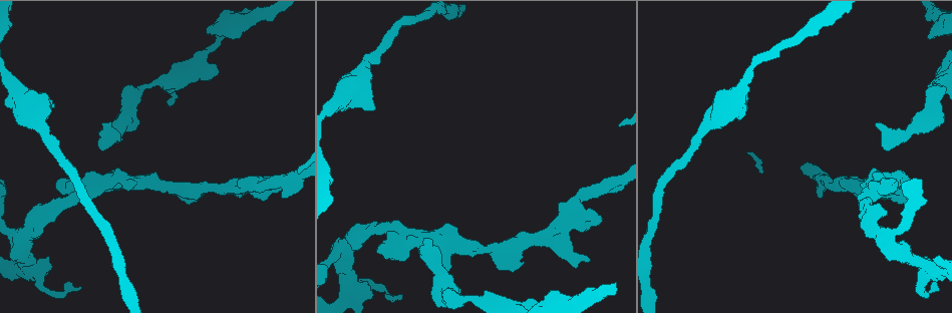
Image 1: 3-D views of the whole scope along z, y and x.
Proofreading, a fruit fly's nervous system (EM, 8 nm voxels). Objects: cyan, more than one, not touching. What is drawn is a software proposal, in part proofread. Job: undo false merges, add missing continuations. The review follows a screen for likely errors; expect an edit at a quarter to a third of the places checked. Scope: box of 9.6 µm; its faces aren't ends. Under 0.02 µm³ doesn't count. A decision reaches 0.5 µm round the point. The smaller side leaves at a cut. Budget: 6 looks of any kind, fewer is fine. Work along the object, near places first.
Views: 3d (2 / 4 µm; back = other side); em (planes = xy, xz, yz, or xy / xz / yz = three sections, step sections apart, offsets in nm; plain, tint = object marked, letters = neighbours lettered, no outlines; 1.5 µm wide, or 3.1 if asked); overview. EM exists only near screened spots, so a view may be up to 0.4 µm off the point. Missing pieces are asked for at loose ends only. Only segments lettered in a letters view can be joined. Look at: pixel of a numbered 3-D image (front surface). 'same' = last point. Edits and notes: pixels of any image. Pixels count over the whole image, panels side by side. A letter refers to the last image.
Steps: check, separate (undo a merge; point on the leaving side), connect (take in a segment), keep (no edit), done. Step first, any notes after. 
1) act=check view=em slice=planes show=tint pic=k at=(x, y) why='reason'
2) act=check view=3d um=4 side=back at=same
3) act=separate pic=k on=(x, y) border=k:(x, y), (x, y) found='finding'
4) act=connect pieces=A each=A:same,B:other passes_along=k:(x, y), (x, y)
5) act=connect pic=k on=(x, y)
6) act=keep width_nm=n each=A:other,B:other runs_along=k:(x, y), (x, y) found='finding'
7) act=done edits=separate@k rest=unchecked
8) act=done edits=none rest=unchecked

act=check view=3d um=4 pic=1 at=(588, 260) why='an open end'

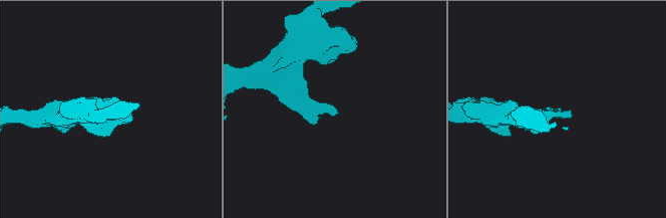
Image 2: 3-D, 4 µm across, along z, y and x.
act=check view=em slice=xz step=8 show=tint pic=2 at=(559, 110)

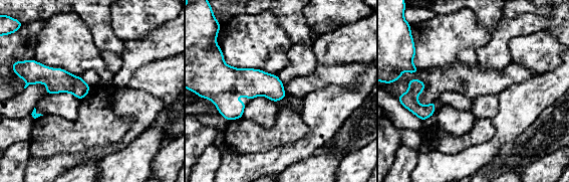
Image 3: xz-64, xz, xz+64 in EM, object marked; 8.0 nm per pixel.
act=check view=em slice=planes show=letters at=same why='cut it another way'

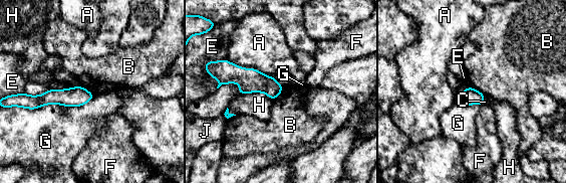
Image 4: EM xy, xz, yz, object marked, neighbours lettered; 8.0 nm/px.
act=keep each=A:other,B:other,C:other,E:other,F:other,G:other,H:other,J:other border=4:(283, 85), (280, 93), (273, 100) found='no lettered segment goes on from it'

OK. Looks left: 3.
act=check view=em slice=xy step=4 show=tint pic=1 at=(188, 191) why='sharp bend'

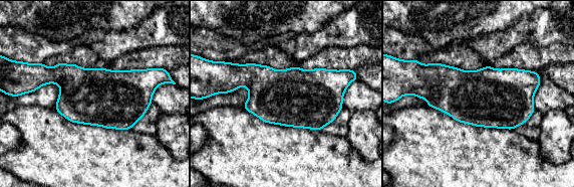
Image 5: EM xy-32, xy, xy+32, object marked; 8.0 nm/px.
act=check view=em slice=planes show=letters at=same why='cut it another way'

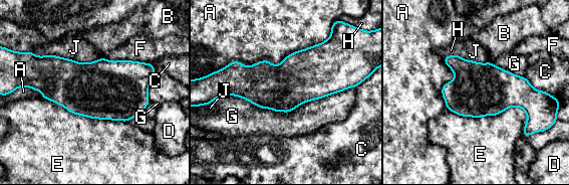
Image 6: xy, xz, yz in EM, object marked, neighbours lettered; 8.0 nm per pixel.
act=keep longest_contact=G:1100nm each=A:other,B:other,C:other,D:other,E:other,F:other,G:other,H:other,J:other border=6:(33, 52), (81, 62), (101, 57) found='continuous, no second neuron'

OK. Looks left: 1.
act=check view=em slice=planes show=letters pic=1 at=(451, 298) why='sudden change in width'

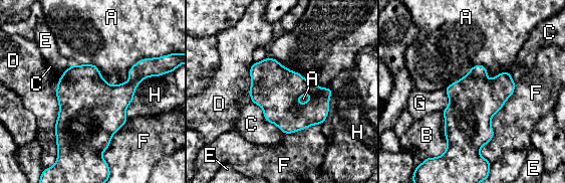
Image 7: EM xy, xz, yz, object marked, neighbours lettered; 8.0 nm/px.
act=keep width_nm=380 each=A:other,B:other,C:other,D:other,E:other,F:other,G:other,H:other border=7:(515, 82), (480, 150), (490, 163) found='one neuron here'

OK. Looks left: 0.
act=done edits=none rest=unchecked

